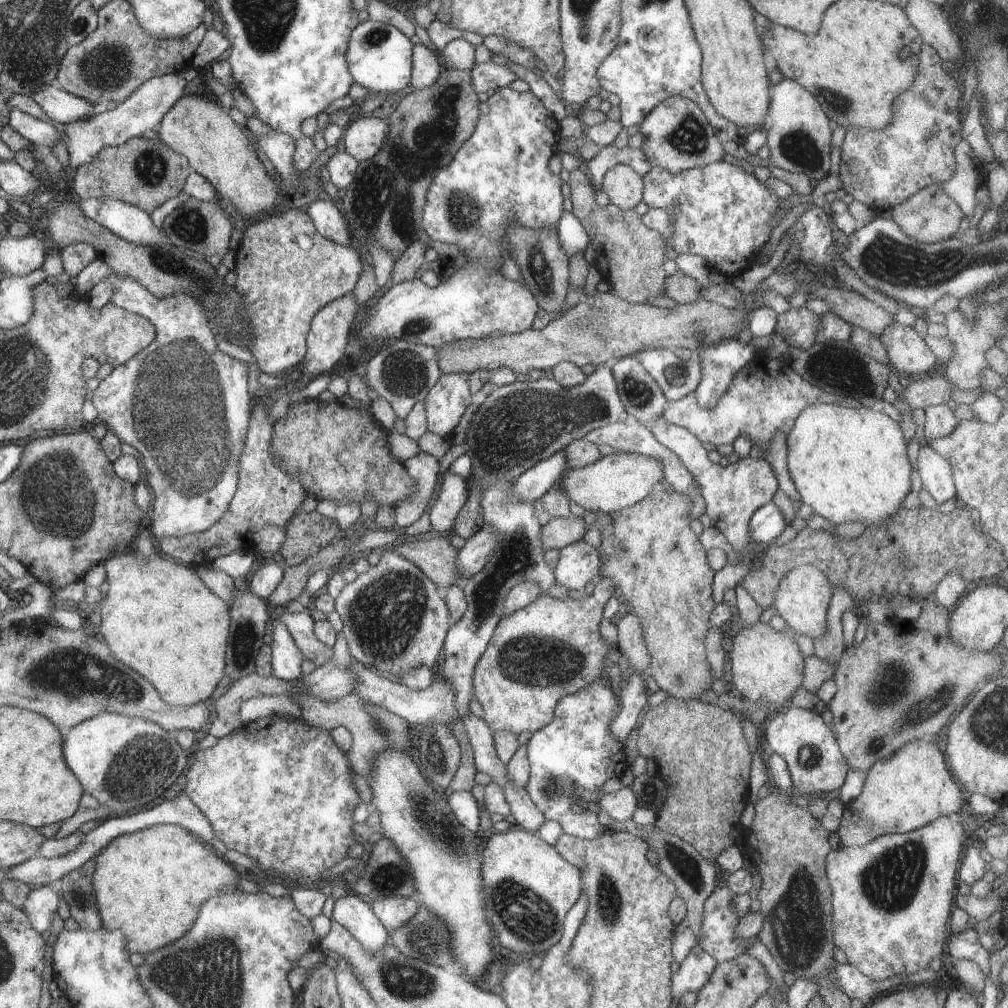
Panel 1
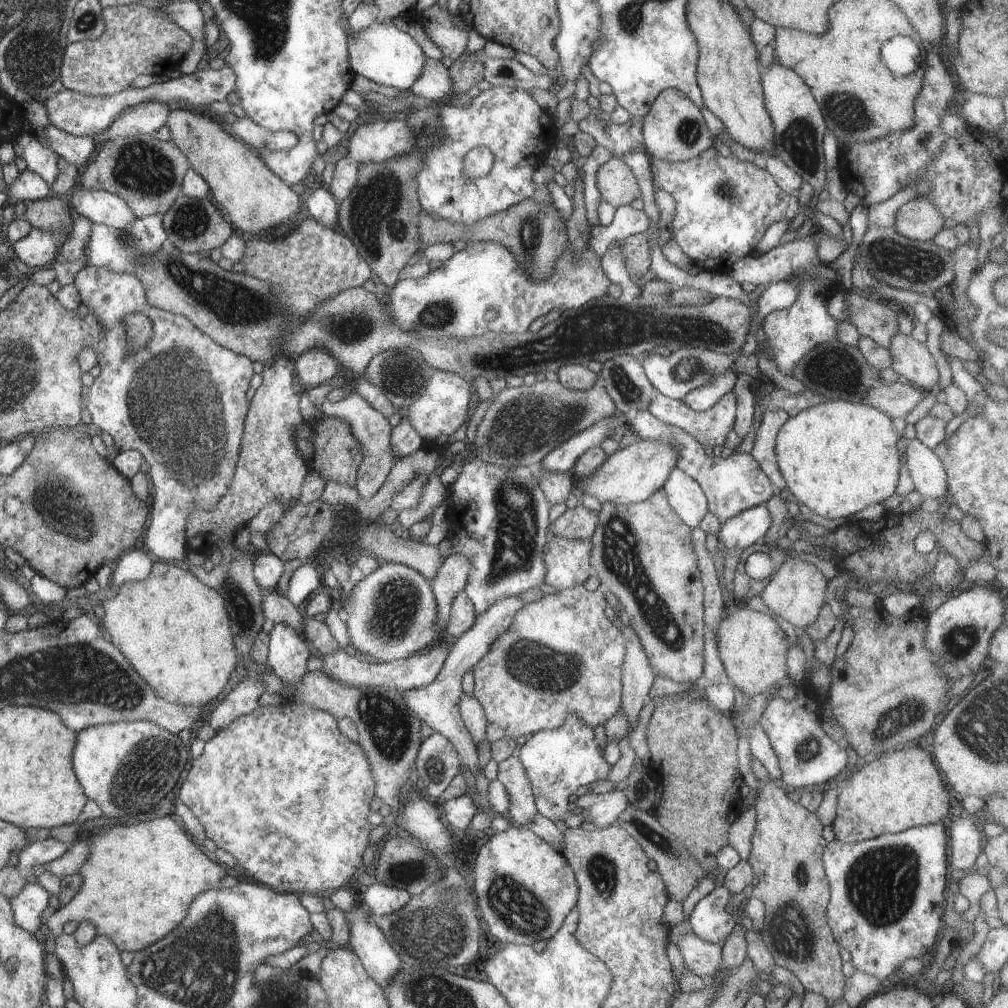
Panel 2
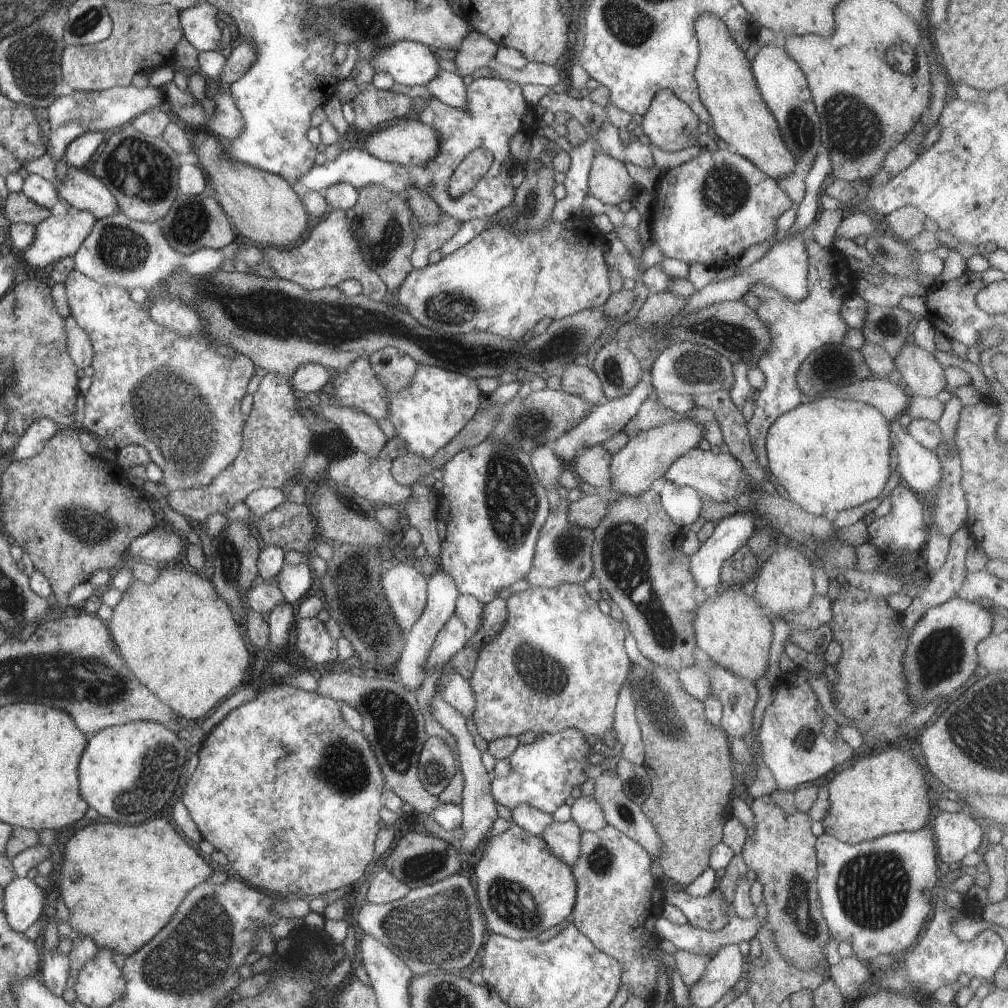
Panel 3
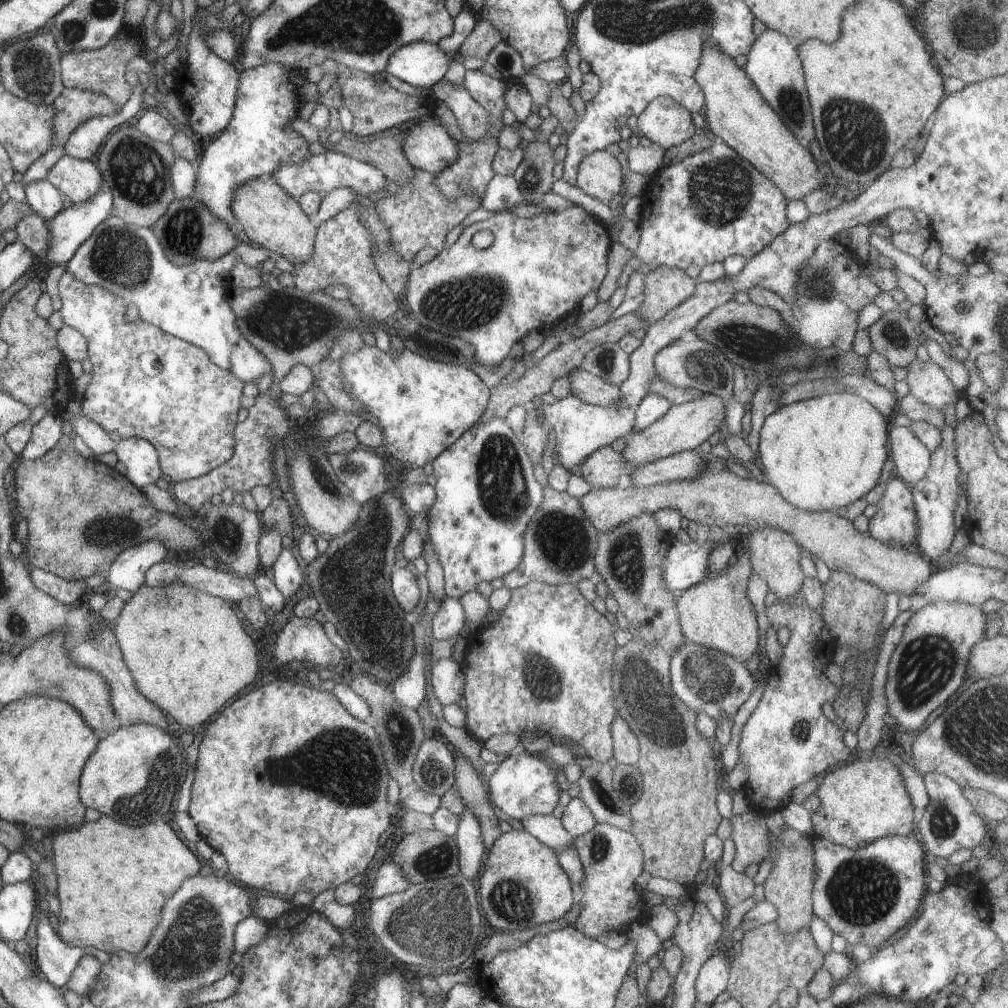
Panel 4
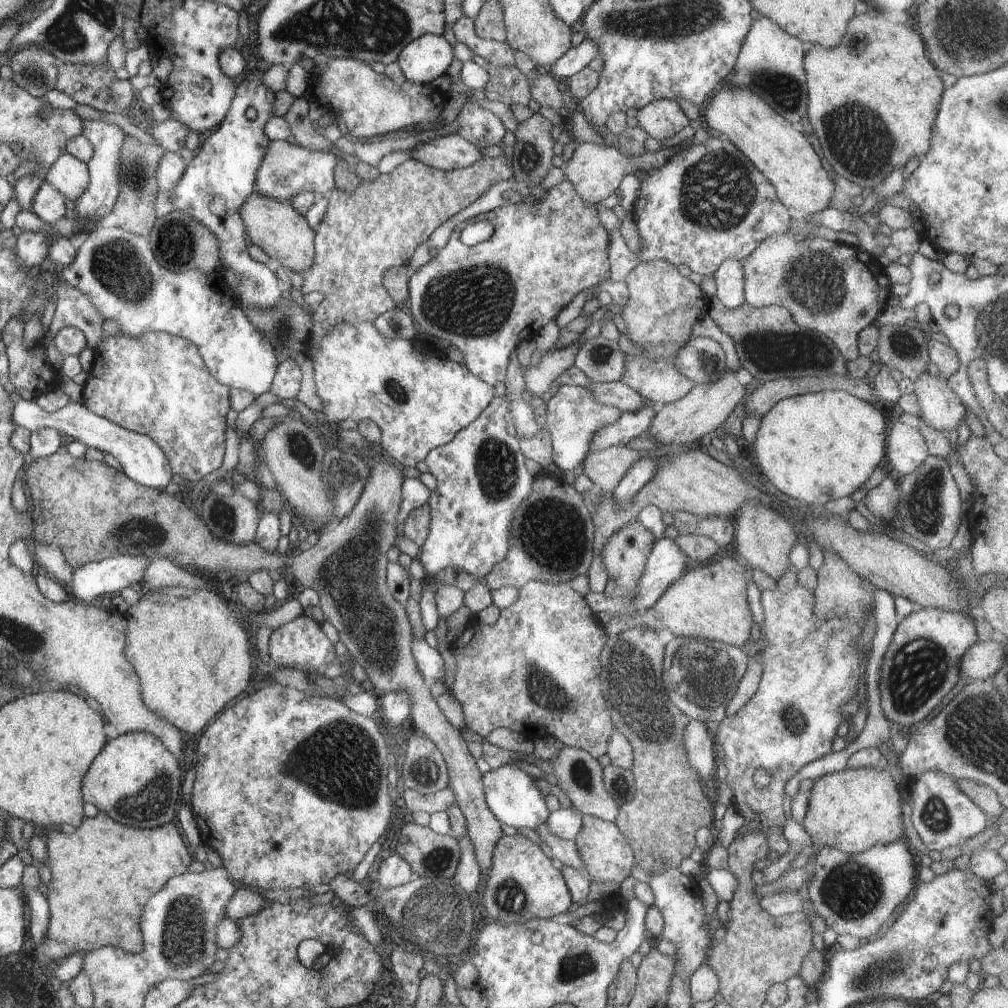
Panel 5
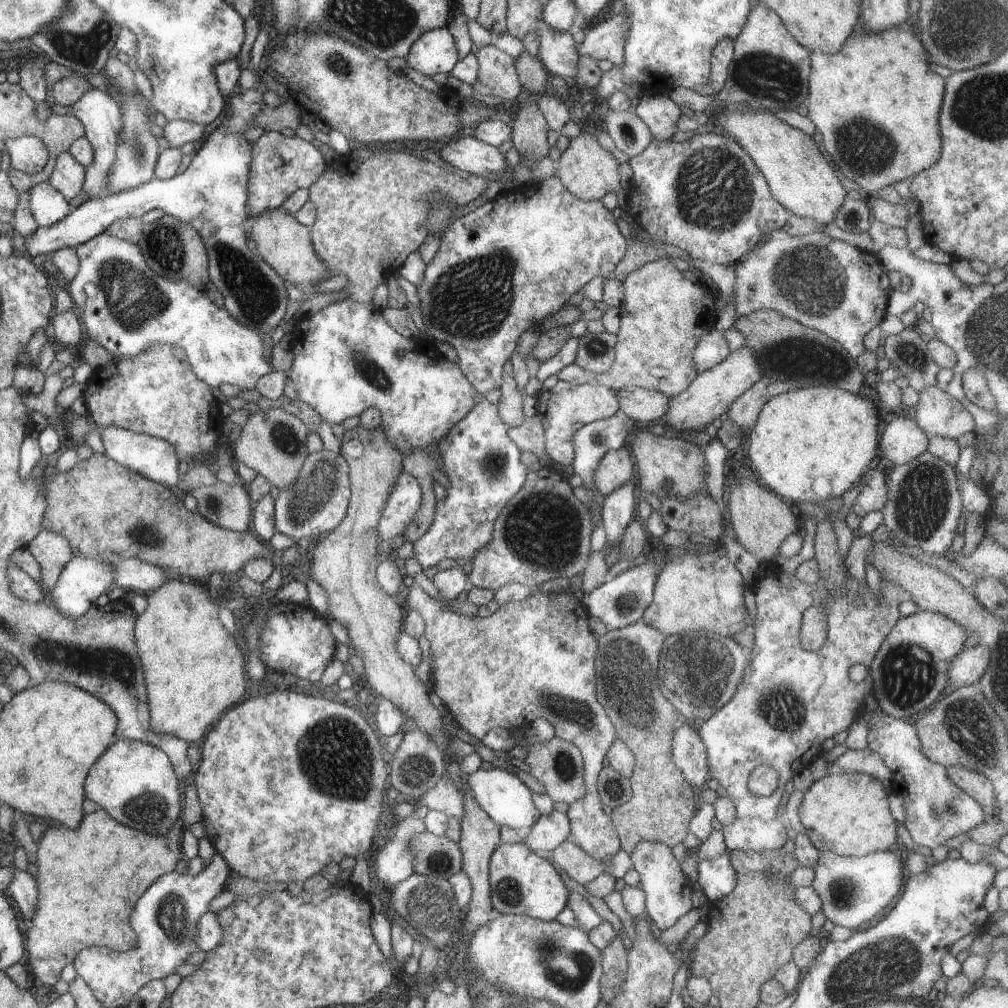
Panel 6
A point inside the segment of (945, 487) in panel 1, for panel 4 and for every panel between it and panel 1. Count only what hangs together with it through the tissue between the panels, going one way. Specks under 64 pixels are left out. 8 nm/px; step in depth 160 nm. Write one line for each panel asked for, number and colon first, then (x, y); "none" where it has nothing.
2: (925, 467)
3: (920, 469)
4: (912, 459)

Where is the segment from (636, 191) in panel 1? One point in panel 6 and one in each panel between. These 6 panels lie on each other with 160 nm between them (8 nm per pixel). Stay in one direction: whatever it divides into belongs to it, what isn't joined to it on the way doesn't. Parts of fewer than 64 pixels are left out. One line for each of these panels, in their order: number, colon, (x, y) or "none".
2: (616, 181)
3: (609, 180)
4: (599, 175)
5: (596, 171)
6: (588, 171)

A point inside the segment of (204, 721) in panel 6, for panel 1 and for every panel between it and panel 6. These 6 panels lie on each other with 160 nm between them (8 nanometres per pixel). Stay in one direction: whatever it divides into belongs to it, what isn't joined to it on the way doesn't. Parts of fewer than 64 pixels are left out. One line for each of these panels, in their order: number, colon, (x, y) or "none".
1: (160, 619)
2: (176, 631)
3: (177, 635)
4: (189, 654)
5: (192, 657)

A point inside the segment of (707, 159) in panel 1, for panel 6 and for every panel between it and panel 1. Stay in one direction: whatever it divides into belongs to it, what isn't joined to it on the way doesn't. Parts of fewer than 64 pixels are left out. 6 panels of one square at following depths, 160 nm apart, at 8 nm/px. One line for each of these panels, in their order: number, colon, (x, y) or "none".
2: (674, 129)
3: (671, 125)
4: (664, 122)
5: (661, 119)
6: (660, 113)

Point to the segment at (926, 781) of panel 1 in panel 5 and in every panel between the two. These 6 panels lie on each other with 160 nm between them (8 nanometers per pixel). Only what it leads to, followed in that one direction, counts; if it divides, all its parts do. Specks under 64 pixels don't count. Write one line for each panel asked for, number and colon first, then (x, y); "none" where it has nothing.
2: (900, 789)
3: (887, 792)
4: (865, 799)
5: (851, 810)

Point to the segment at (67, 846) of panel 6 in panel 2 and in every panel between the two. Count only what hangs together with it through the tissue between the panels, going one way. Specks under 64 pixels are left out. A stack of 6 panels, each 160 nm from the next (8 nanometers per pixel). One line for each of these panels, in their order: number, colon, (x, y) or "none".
2: (139, 882)
3: (121, 884)
4: (113, 880)
5: (103, 873)

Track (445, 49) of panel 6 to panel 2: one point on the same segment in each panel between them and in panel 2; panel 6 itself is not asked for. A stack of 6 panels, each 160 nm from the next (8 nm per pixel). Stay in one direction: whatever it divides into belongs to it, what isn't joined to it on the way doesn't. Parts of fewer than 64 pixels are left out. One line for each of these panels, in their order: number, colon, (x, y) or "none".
2: (382, 53)
3: (408, 62)
4: (422, 64)
5: (427, 57)

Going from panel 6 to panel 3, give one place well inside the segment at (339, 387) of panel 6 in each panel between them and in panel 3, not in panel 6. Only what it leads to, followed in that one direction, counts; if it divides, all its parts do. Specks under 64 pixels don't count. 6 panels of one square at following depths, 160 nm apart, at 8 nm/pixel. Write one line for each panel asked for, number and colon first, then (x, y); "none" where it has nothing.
3: (438, 403)
4: (424, 406)
5: (420, 399)

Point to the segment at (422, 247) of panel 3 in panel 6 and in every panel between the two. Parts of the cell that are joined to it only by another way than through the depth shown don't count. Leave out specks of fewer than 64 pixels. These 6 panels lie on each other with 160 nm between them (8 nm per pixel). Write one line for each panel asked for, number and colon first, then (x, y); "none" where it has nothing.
4: (421, 215)
5: (379, 226)
6: (371, 214)

